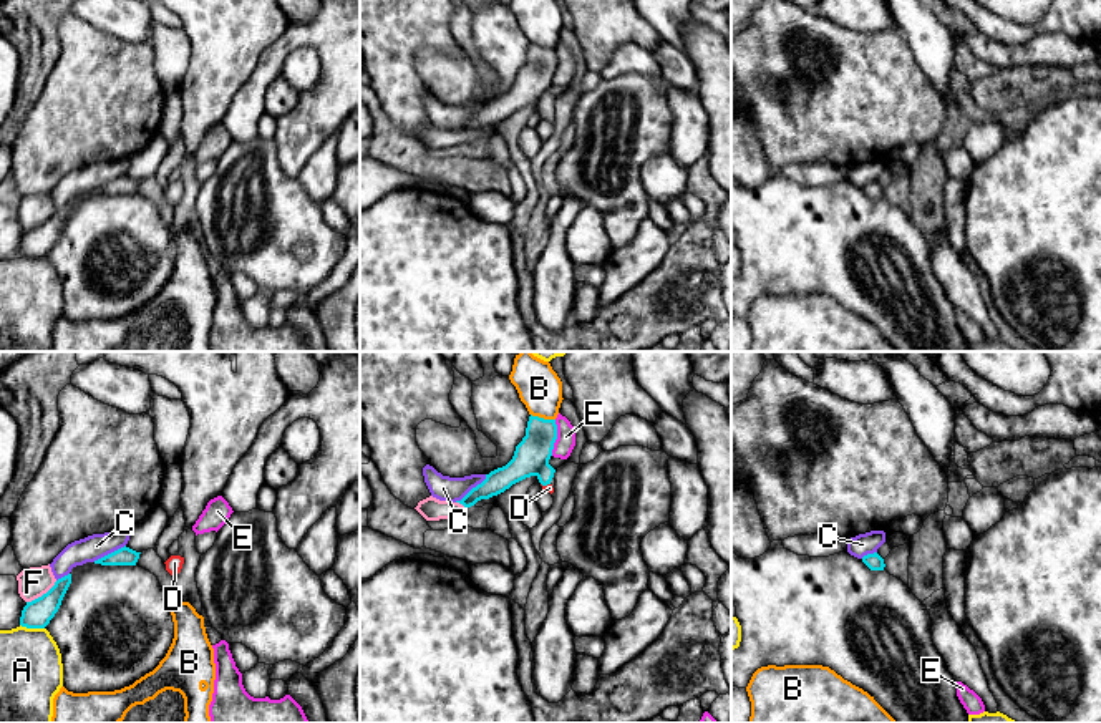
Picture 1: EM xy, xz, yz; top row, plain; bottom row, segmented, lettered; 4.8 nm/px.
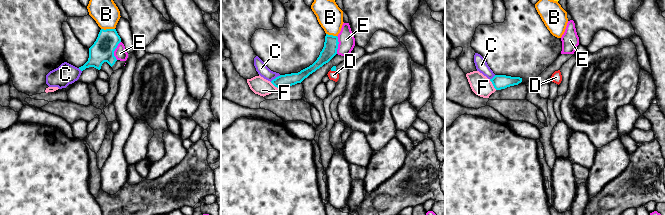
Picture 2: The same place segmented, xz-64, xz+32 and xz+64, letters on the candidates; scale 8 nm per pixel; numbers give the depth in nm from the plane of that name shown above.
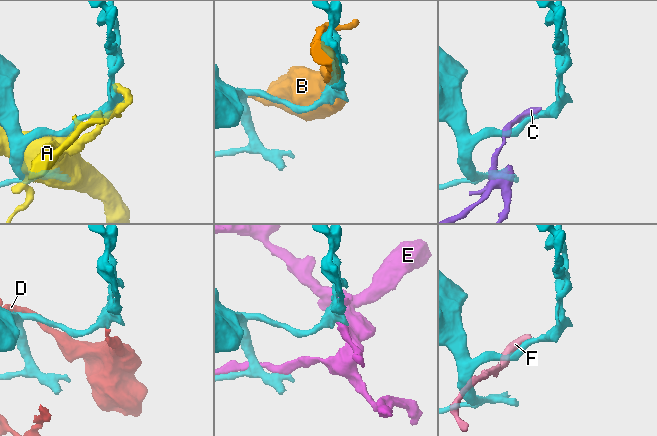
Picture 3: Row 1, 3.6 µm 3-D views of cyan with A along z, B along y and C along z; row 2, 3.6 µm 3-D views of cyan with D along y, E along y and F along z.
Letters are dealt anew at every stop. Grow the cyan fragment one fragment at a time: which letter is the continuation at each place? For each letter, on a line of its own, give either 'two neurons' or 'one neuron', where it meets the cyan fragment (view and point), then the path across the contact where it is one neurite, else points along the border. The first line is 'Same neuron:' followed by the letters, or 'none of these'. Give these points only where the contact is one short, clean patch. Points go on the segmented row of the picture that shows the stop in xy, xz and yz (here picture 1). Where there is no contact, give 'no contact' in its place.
Same neuron: D
A: two neurons; meets cyan in xy at (32, 627)
B: two neurons; meets cyan in xz at (543, 418)
C: two neurons; meets cyan in xz at (473, 488); border along xz (486, 475), (455, 501)
D: one neuron; meets cyan in xz at (546, 485); runs through xz (531, 458), (544, 471), (546, 485), (549, 488)
E: two neurons; meets cyan in xz at (556, 438)
F: two neurons; meets cyan in xy at (43, 594)

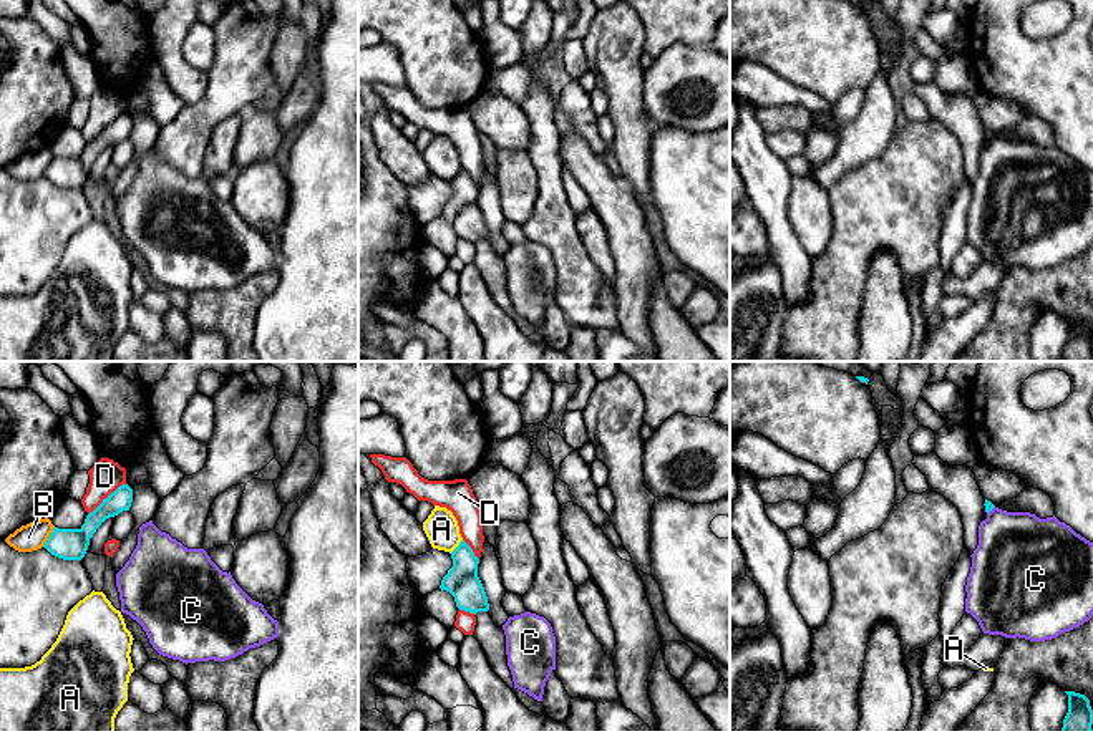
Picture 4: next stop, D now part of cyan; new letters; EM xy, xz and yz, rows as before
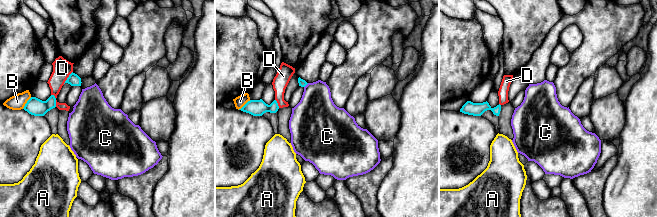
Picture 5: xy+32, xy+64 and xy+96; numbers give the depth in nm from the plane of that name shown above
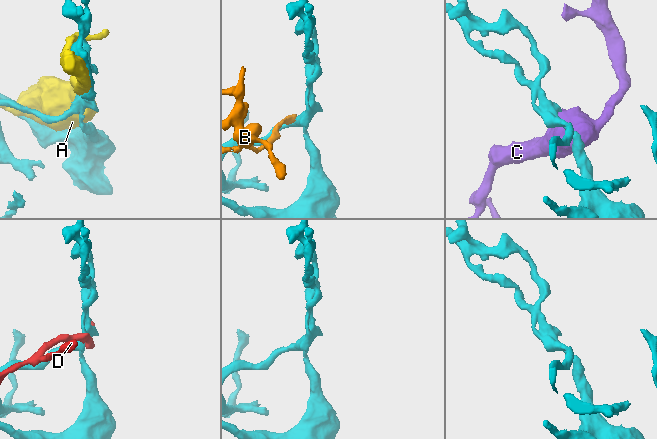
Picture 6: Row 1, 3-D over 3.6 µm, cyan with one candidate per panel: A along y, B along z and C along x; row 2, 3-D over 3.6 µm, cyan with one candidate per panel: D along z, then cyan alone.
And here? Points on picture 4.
Same neuron: none of these
A: two neurons; meets cyan in xz at (458, 546)
B: two neurons; meets cyan in xy at (48, 537); border along xy (55, 527), (42, 546)
C: two neurons; meets cyan in yz at (990, 509); border along yz (994, 506), (987, 513)
D: two neurons; meets cyan in xy at (108, 496)

